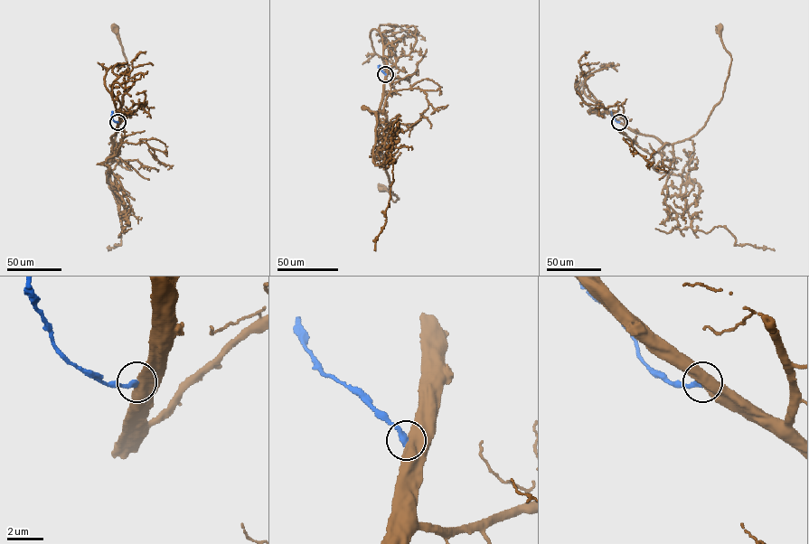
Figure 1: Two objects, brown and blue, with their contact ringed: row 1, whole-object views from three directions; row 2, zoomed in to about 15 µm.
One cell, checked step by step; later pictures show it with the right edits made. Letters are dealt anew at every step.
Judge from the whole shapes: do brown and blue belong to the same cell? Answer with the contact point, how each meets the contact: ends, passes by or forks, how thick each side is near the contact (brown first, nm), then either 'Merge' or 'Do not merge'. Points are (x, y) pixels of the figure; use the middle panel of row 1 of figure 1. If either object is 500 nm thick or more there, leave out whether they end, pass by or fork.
Place: (385, 74). Thickness 850 nm (brown) against 340 nm. Do not merge

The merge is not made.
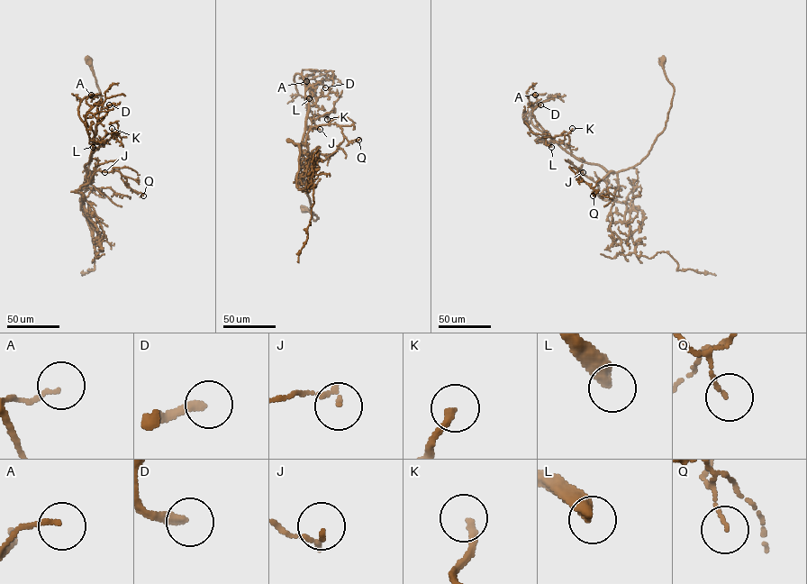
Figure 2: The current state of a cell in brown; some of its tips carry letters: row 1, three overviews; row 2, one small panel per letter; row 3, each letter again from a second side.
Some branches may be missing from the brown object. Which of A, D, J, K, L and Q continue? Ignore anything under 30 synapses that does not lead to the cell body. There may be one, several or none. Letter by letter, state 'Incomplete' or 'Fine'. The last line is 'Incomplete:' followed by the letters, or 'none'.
A: Fine
D: Incomplete
J: Fine
K: Fine
L: Incomplete
Q: Fine
Incomplete: D, L

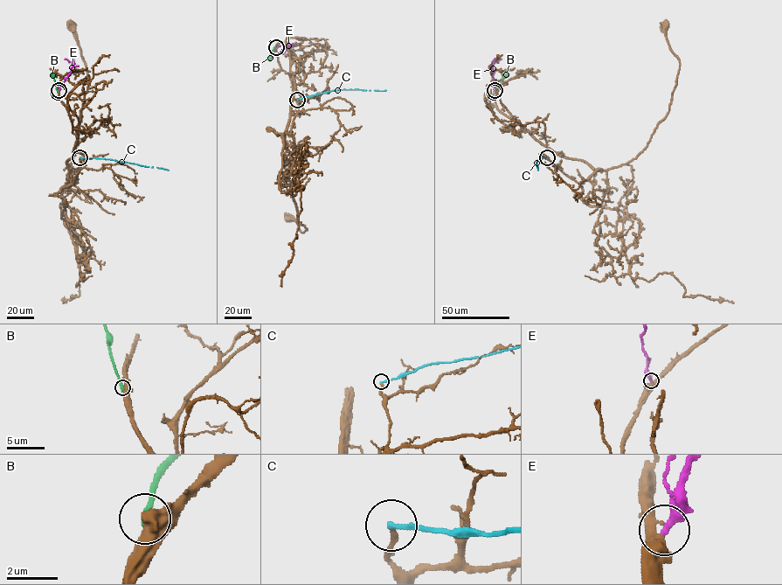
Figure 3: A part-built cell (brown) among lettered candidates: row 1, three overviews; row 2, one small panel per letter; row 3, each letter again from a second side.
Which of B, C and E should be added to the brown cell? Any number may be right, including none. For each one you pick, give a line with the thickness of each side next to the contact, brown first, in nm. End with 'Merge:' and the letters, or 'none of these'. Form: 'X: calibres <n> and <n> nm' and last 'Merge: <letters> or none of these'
E: calibres 400 and 360 nm
Merge: E

